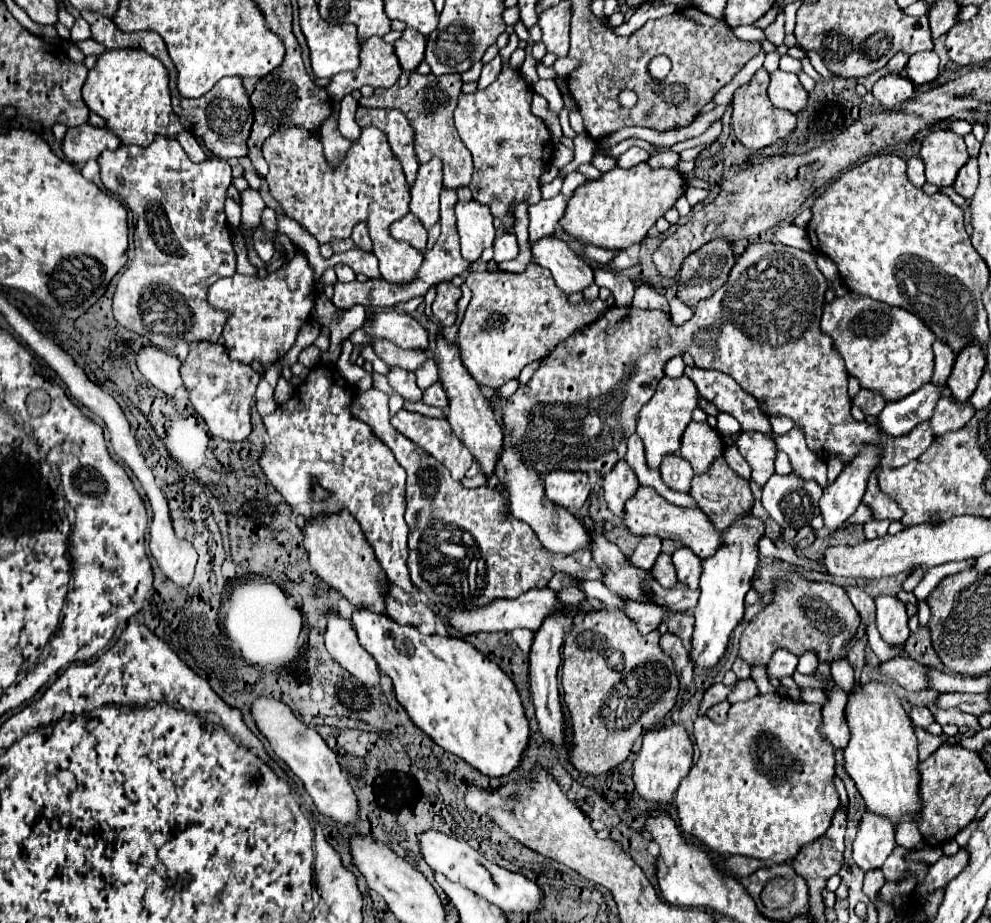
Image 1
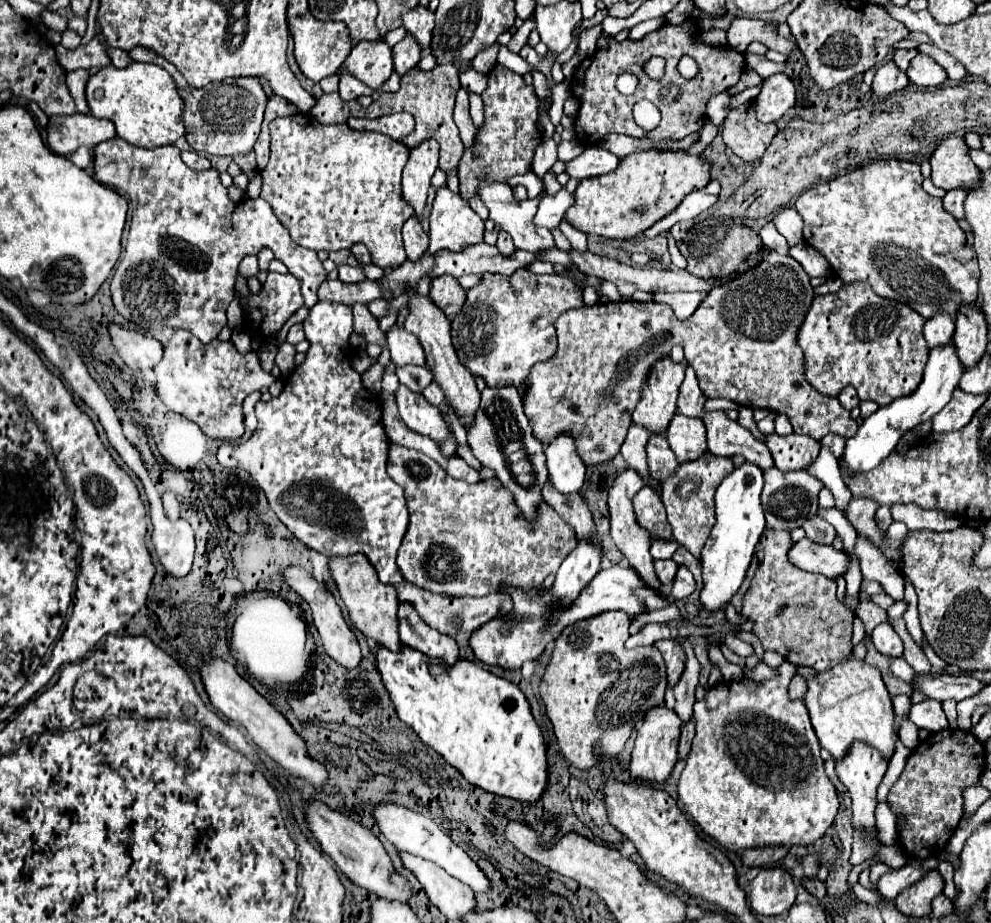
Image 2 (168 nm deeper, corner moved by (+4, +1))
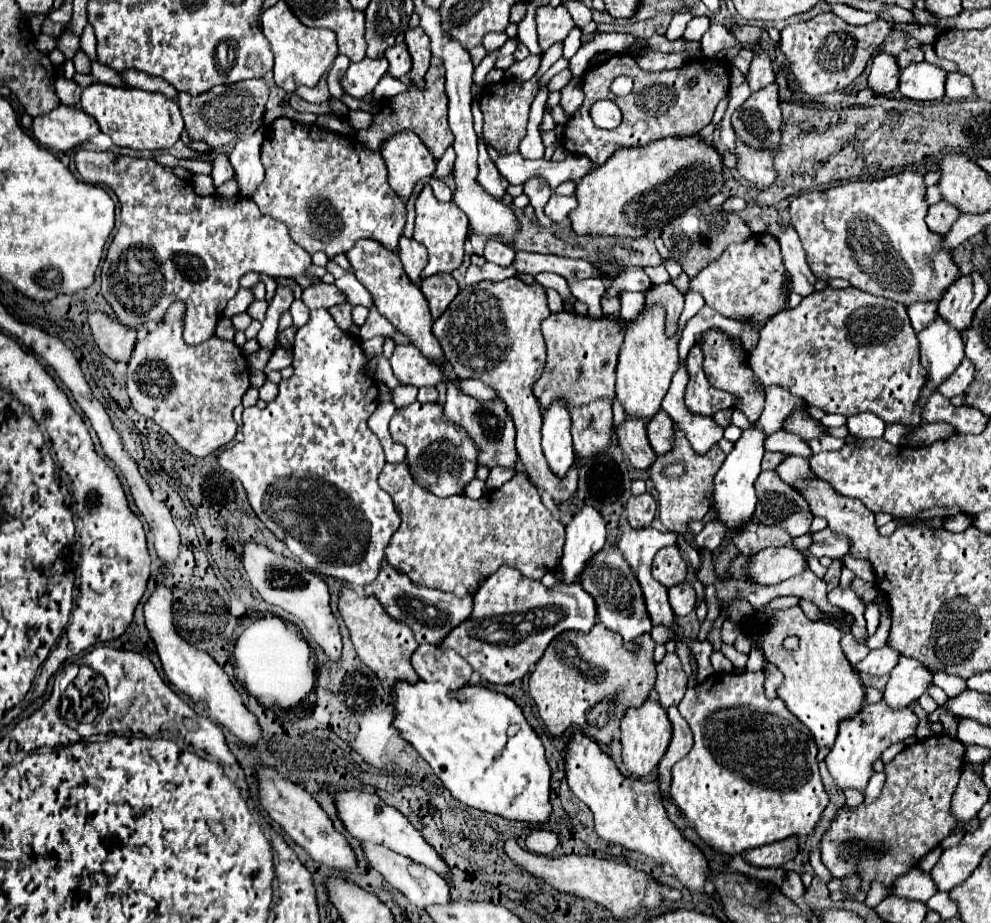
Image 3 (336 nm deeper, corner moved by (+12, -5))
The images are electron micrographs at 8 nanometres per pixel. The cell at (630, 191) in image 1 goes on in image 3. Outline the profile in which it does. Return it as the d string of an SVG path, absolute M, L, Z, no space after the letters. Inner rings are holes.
M697 135L681 139L665 139L655 145L645 145L637 149L619 149L613 157L583 177L577 183L575 197L577 209L569 213L571 227L577 235L605 235L605 237L643 237L649 231L663 229L673 217L681 215L691 205L709 199L723 187L723 167L721 157L713 145L703 143Z

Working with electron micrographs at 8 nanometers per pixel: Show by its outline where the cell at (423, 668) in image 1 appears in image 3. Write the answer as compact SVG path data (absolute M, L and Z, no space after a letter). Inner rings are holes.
M395 681L393 685L395 719L393 727L409 741L415 751L431 765L433 773L443 781L451 795L479 811L495 813L513 821L545 823L551 813L549 779L551 769L545 759L545 749L537 733L525 721L519 705L503 693L491 691L483 685L463 685L459 691L435 687L425 681L407 683Z

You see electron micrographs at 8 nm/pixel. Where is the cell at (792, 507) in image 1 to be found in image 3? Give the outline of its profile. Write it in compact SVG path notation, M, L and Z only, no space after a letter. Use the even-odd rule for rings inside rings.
M763 471L757 481L755 519L763 525L779 525L791 537L809 533L813 513L805 497L791 485L783 483L775 471Z

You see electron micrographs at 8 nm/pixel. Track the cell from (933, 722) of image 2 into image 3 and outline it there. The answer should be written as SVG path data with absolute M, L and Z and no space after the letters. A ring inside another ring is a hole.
M879 701L875 705L865 705L865 709L861 709L861 713L857 717L843 721L841 731L837 735L837 741L825 759L827 769L833 777L833 781L837 783L837 787L839 789L857 789L859 793L863 793L869 779L875 773L873 763L881 757L881 753L889 745L915 735L917 725L919 725L919 719L909 707L903 707L899 711L891 711L885 701Z

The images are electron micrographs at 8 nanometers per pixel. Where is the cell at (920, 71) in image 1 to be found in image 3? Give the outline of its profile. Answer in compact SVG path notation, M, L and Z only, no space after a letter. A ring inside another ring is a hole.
M927 61L909 65L901 71L899 91L917 101L939 101L945 97L945 75L947 71Z

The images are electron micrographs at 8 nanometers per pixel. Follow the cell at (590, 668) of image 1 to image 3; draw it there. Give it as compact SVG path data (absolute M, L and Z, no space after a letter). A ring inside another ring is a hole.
M597 623L589 633L581 631L563 631L557 635L545 649L543 657L537 661L535 671L529 679L531 697L539 709L539 717L545 721L549 733L553 737L565 735L569 729L581 731L589 735L597 743L609 745L613 741L613 733L619 731L621 719L625 717L629 707L639 707L649 699L649 693L655 687L655 661L653 661L653 645L647 649L639 649L631 653L625 649L623 639L617 637L611 629Z

